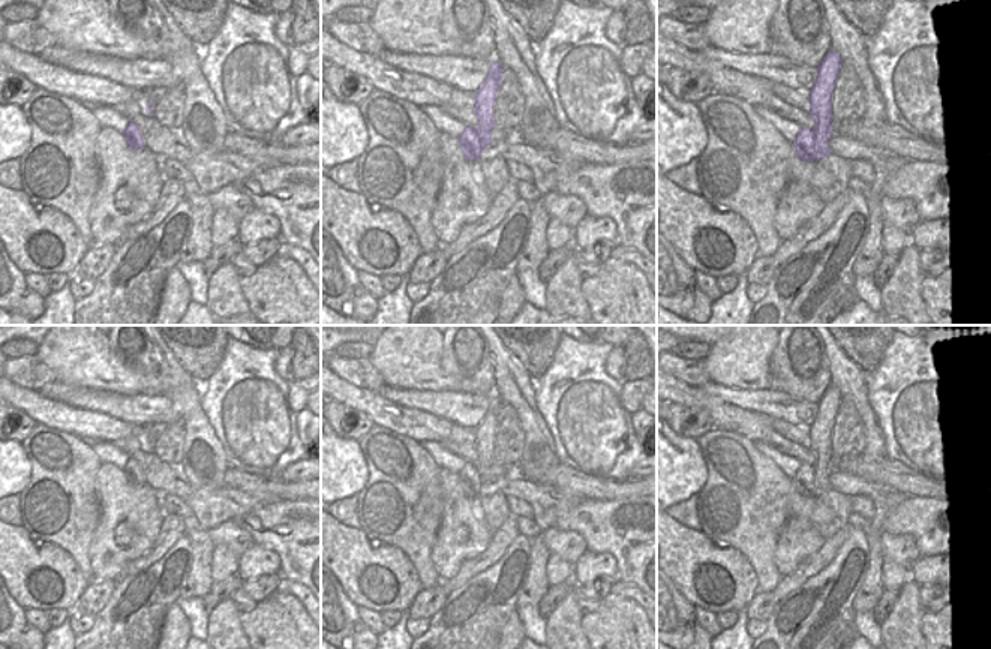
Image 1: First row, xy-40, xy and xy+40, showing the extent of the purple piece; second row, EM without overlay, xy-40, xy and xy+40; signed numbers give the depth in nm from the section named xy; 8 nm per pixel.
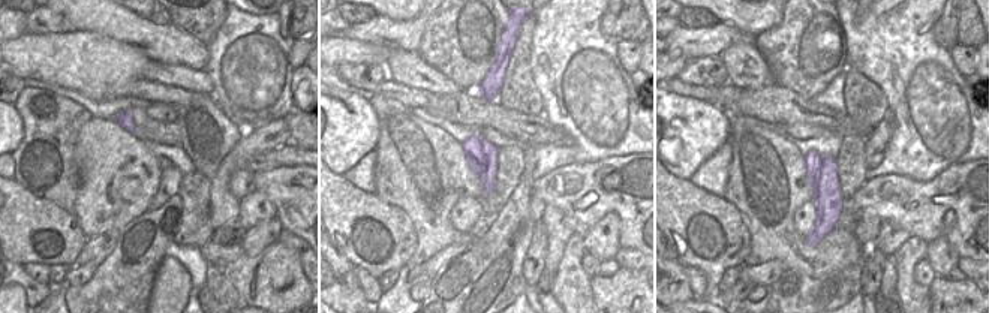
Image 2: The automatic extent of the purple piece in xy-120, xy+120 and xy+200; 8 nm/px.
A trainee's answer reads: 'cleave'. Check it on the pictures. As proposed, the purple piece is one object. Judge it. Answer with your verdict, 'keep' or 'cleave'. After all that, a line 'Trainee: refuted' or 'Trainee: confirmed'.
keep
Trainee: refuted

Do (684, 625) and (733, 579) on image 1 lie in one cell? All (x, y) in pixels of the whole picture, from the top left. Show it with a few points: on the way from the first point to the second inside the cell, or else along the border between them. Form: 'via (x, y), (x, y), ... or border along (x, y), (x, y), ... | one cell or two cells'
border along (672, 582), (679, 594), (694, 606) | two cells

